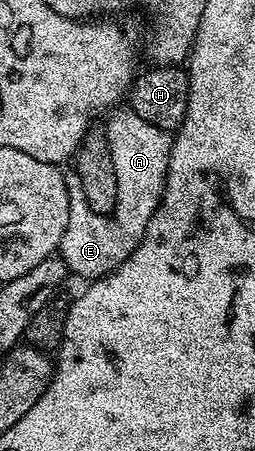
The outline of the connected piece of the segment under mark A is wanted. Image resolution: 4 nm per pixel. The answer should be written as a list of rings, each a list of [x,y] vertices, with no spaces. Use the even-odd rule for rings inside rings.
[[[130,109],[114,110],[107,121],[105,134],[110,157],[115,161],[114,172],[118,177],[115,208],[119,210],[119,260],[124,263],[143,239],[153,213],[159,208],[167,181],[172,136],[143,121]]]

